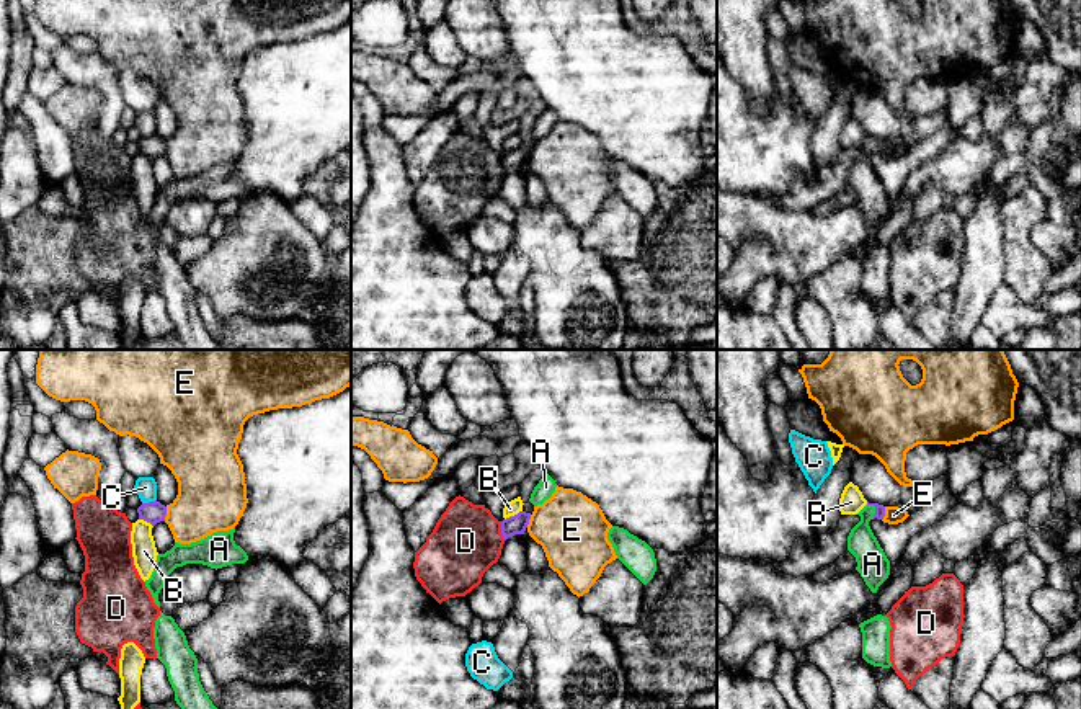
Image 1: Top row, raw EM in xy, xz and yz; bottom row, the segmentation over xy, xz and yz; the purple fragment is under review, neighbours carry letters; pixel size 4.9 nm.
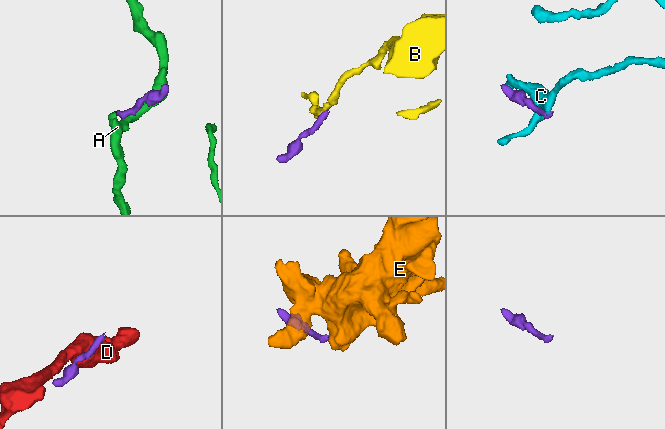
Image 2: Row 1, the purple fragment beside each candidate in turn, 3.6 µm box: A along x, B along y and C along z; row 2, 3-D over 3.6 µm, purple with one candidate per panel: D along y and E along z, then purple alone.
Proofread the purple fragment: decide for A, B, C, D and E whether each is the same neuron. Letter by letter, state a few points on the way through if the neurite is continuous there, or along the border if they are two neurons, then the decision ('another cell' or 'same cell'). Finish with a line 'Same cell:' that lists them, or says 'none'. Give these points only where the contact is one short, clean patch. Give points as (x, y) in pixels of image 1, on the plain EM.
A: across yz (879, 142), (876, 142), (864, 154), (863, 178) | same cell
B: along xz (521, 144), (505, 154) | another cell
C: along xy (155, 133), (142, 138) | another cell
D: along xz (500, 156), (500, 165), (505, 173) | another cell
E: along xy (167, 141), (164, 154) | another cell
Same cell: A

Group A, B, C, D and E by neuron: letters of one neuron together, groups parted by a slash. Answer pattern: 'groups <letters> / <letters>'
groups A / B / C / D / E

